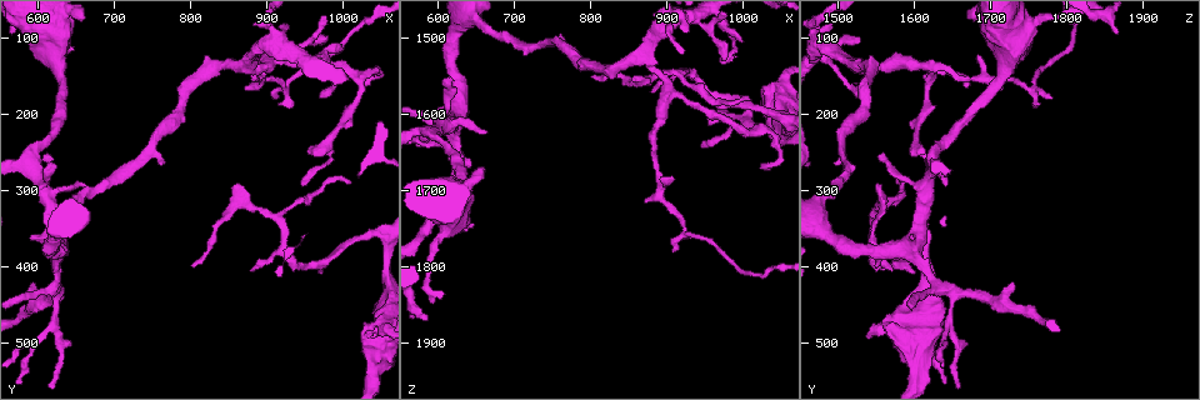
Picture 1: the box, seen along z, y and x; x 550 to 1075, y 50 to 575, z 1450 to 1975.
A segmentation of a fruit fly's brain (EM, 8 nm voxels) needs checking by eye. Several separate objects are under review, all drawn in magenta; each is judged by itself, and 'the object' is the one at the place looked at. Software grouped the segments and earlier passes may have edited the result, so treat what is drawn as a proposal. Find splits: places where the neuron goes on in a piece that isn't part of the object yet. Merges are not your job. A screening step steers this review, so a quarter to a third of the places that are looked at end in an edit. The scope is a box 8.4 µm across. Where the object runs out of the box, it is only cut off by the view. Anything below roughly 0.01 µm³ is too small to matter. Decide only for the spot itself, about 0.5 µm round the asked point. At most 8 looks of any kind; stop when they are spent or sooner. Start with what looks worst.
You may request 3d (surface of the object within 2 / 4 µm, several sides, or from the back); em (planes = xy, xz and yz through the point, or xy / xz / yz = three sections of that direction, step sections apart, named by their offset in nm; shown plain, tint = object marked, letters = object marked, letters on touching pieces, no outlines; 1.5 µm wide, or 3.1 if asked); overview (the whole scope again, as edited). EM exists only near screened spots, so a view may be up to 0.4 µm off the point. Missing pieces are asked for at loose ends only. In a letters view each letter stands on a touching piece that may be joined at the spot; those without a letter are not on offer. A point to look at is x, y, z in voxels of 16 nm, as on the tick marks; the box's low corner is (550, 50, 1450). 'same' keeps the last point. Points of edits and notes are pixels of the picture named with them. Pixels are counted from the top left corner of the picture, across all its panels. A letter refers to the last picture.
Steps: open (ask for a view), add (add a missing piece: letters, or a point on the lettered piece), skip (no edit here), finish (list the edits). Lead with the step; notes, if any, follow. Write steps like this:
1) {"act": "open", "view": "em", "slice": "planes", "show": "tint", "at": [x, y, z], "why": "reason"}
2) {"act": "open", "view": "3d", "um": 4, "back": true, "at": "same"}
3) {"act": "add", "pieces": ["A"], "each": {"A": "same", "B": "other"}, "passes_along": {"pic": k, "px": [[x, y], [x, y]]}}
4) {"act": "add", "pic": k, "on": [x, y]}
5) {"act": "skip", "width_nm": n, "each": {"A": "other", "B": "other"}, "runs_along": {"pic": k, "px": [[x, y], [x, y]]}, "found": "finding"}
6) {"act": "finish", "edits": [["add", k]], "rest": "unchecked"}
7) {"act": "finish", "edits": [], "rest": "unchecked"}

{"act": "open", "view": "3d", "um": 4, "at": [860, 290, 1550], "why": "an open end"}

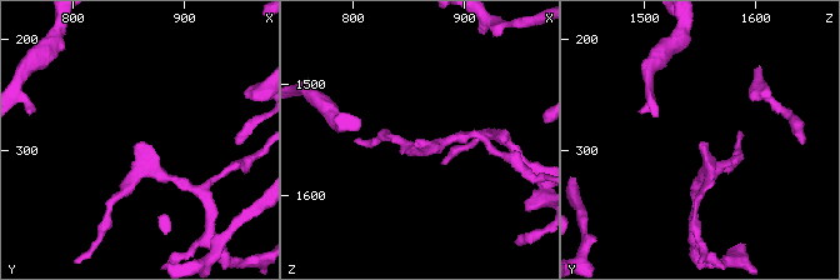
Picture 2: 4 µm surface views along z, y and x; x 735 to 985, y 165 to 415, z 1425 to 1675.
{"act": "open", "view": "em", "slice": "yz", "step": 4, "show": "letters", "at": [860, 290, 1548], "why": "now the EM"}

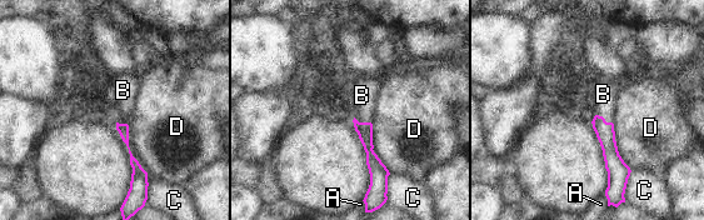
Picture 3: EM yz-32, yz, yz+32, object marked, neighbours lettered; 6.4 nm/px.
{"act": "add", "pieces": ["B"], "each": {"A": "other", "B": "same", "C": "other", "D": "other"}, "found": "it goes on there"}

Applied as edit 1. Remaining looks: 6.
{"act": "open", "view": "overview", "why": "redraw"}

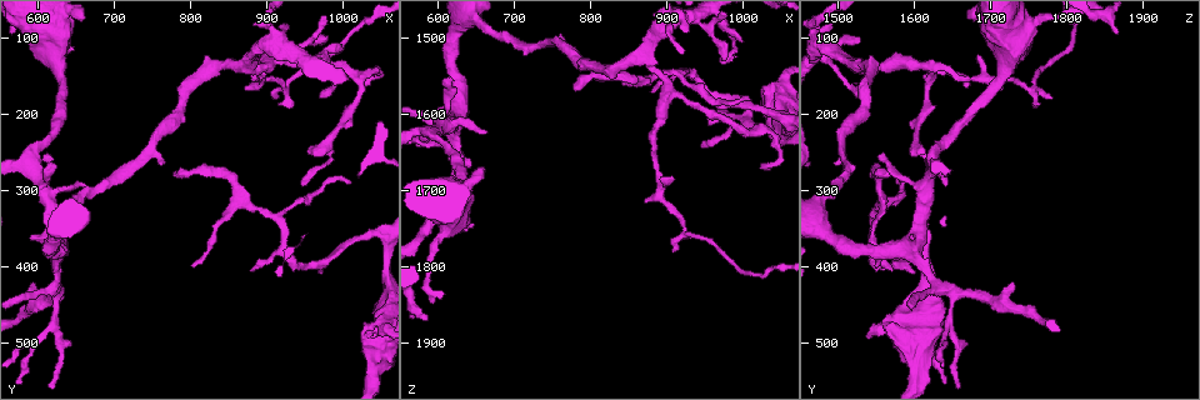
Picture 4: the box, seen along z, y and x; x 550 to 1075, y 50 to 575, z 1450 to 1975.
{"act": "open", "view": "3d", "um": 4, "at": [1010, 290, 1585], "why": "free end"}

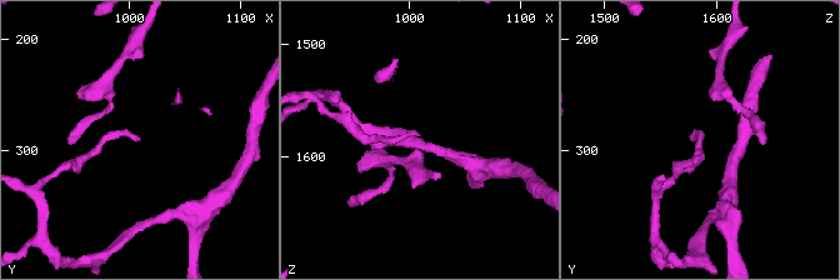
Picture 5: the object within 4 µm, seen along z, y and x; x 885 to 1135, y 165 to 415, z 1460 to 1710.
{"act": "open", "view": "em", "slice": "xy", "step": 8, "show": "letters", "at": [1010, 290, 1580]}

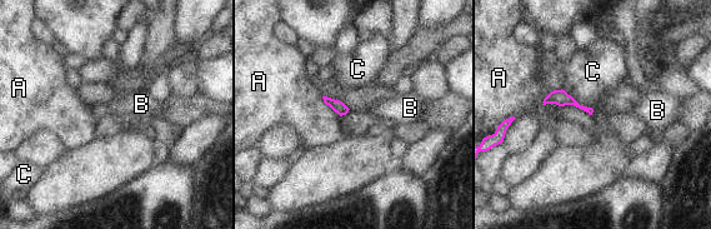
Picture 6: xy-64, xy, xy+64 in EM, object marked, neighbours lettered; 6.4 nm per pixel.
{"act": "skip", "longest_contact_nm": ["C", 260], "each": {"A": "other", "B": "other", "C": "other"}, "found": "no lettered piece goes on from it"}

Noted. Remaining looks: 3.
{"act": "open", "view": "3d", "um": 2, "at": [975, 100, 1530], "why": "free end"}

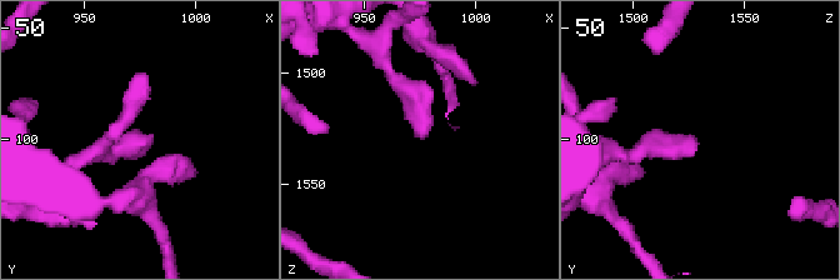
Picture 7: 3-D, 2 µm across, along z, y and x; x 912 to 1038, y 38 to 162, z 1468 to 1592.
{"act": "open", "view": "em", "slice": "planes", "show": "letters", "at": [977, 102, 1529]}

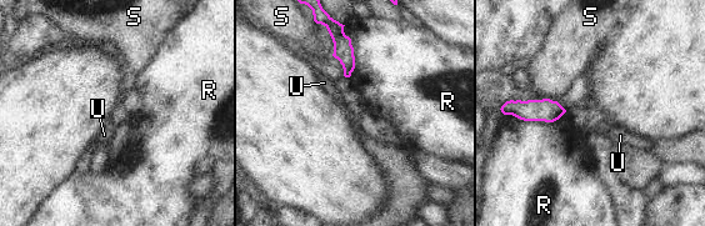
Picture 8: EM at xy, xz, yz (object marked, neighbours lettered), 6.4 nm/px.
{"act": "skip", "each": {"R": "other", "S": "other", "U": "other"}, "border": {"pic": 8, "px": [[565, 111], [553, 121], [504, 115]]}, "found": "none of them fits"}

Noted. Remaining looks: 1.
{"act": "finish", "edits": [["add", 3]], "rest": "unchecked"}

